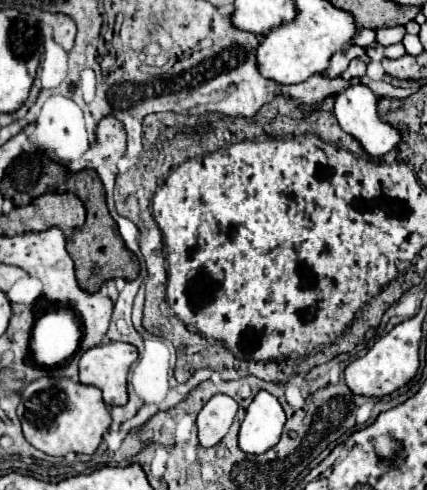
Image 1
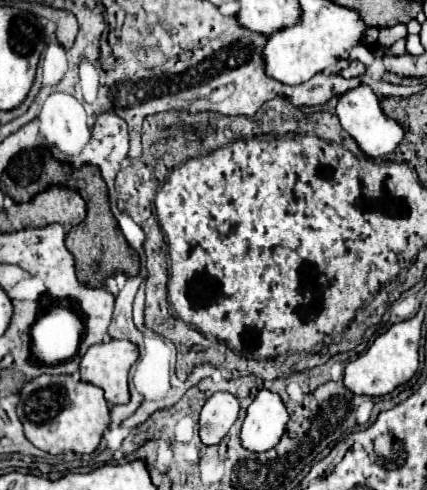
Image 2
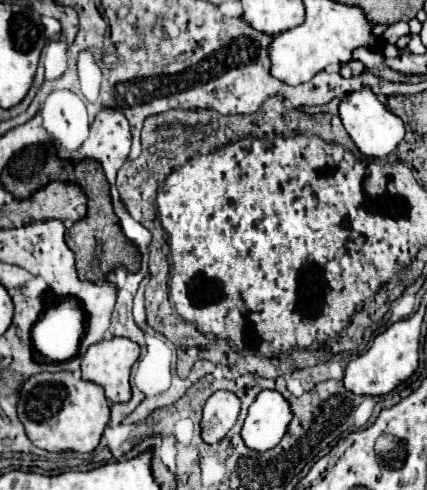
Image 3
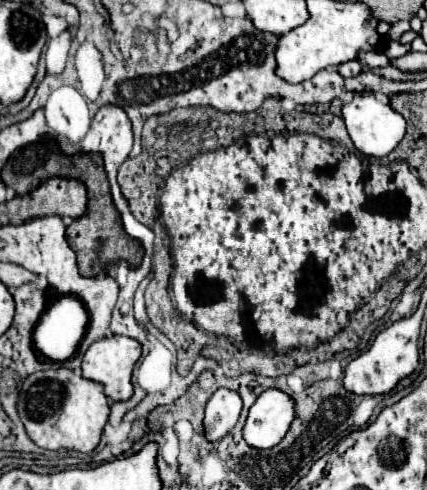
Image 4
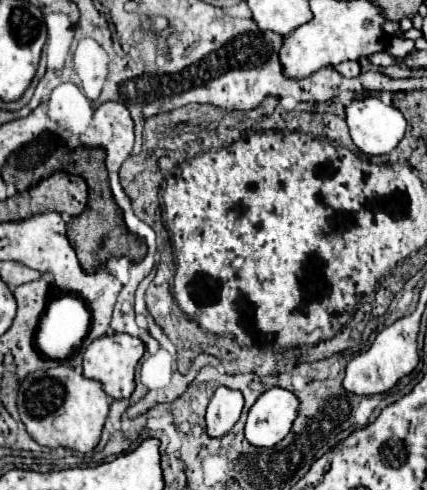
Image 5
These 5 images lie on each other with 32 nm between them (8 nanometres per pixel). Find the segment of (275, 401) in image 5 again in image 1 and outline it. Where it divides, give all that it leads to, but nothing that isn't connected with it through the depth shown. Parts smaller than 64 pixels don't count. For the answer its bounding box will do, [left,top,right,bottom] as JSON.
[238,392,286,454]

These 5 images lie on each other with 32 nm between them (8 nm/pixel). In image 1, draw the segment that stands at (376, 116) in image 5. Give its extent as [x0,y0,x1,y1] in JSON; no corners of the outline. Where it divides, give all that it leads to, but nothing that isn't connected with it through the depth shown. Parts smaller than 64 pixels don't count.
[334,84,400,156]

